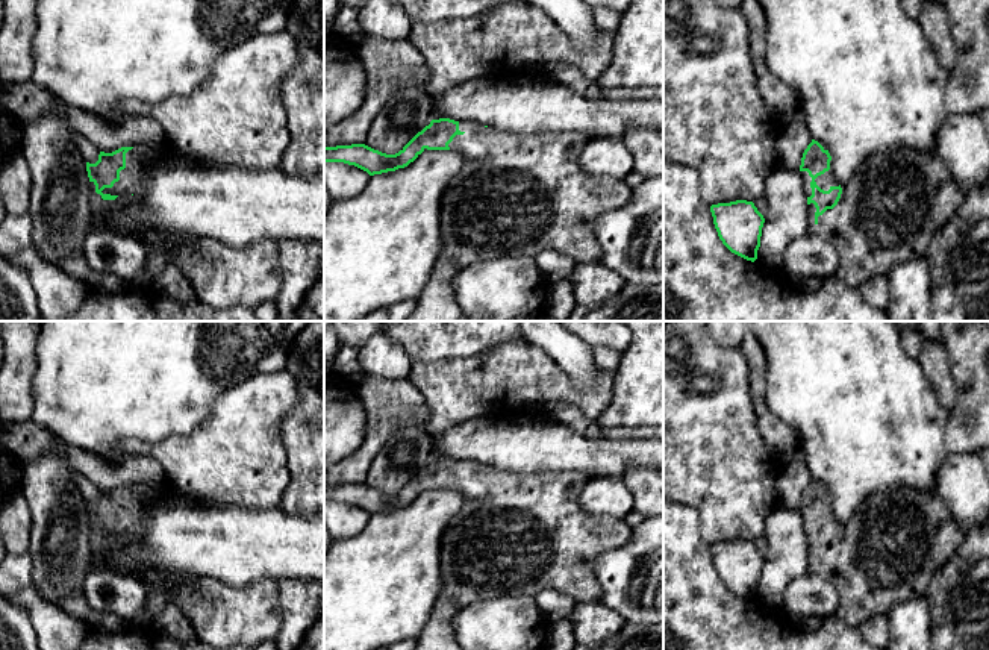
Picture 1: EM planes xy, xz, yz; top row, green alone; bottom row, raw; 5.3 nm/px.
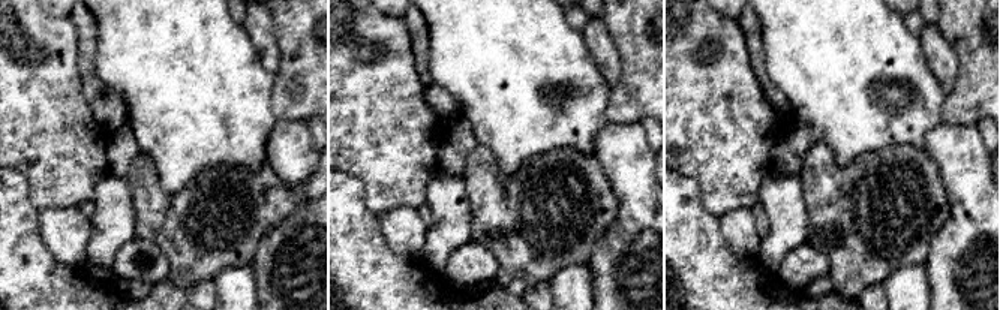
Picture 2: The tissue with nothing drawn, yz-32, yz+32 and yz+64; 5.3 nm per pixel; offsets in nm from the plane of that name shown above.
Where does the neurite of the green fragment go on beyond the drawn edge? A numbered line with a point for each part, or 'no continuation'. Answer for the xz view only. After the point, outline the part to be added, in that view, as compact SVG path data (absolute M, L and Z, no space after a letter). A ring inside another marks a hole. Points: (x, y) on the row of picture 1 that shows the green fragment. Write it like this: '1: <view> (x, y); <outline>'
1: xz (515, 196); M459 121L460 135L448 144L463 158L462 168L451 177L441 198L442 252L435 262L427 285L418 295L415 311L404 321L466 321L454 300L453 280L468 265L501 258L535 258L542 250L571 256L579 264L600 262L601 248L594 221L604 212L624 206L632 189L624 180L594 177L580 167L589 141L585 133L504 133L474 121Z

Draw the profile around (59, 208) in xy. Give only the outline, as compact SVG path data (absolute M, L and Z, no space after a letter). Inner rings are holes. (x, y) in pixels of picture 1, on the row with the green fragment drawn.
M62 100L48 114L23 126L20 150L32 176L29 217L33 223L35 252L48 264L61 267L61 261L73 253L83 253L85 238L92 221L89 177L86 161L79 153L74 135L64 111Z

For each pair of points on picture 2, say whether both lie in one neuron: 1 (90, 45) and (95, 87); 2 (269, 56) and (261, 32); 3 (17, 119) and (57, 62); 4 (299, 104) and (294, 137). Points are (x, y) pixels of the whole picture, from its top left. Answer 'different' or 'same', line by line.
1: same
2: same
3: same
4: different

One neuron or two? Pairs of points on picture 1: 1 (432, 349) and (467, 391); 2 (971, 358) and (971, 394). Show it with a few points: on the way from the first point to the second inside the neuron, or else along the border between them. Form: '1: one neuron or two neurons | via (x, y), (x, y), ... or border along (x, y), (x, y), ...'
1: two neurons | border along (476, 353), (412, 362)
2: one neuron | via (971, 367), (971, 385)

